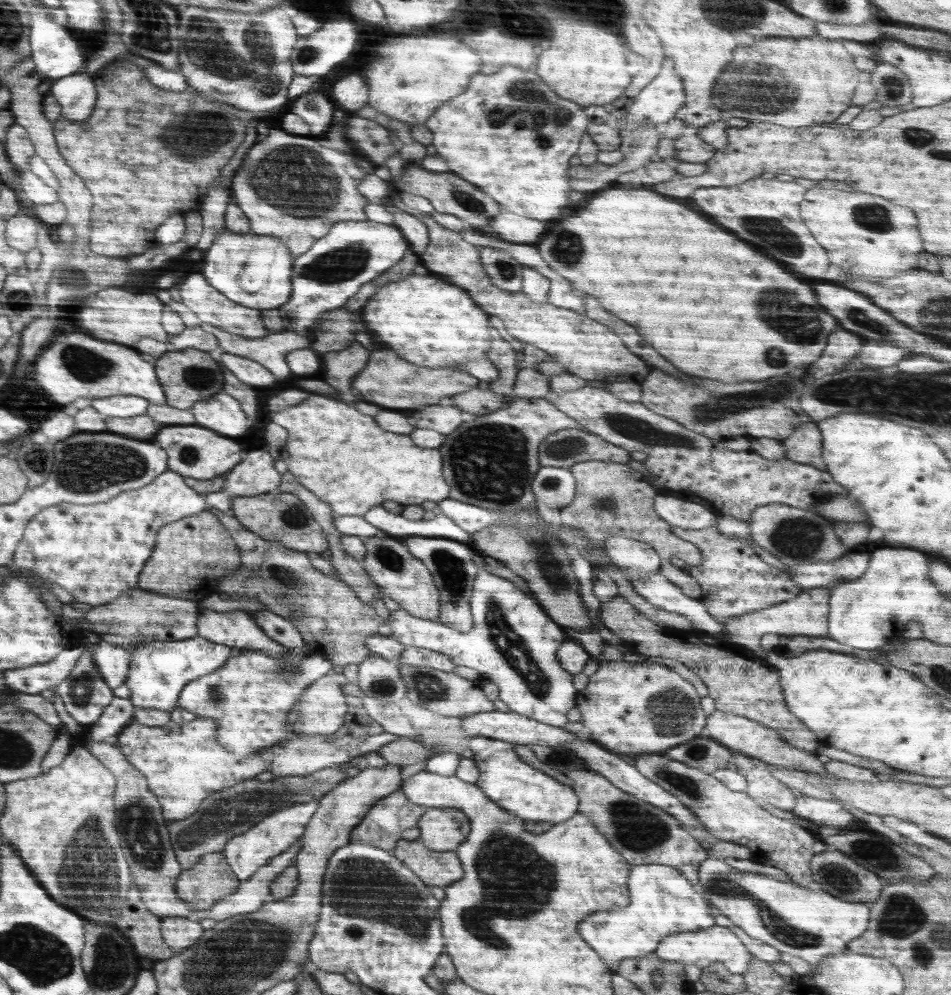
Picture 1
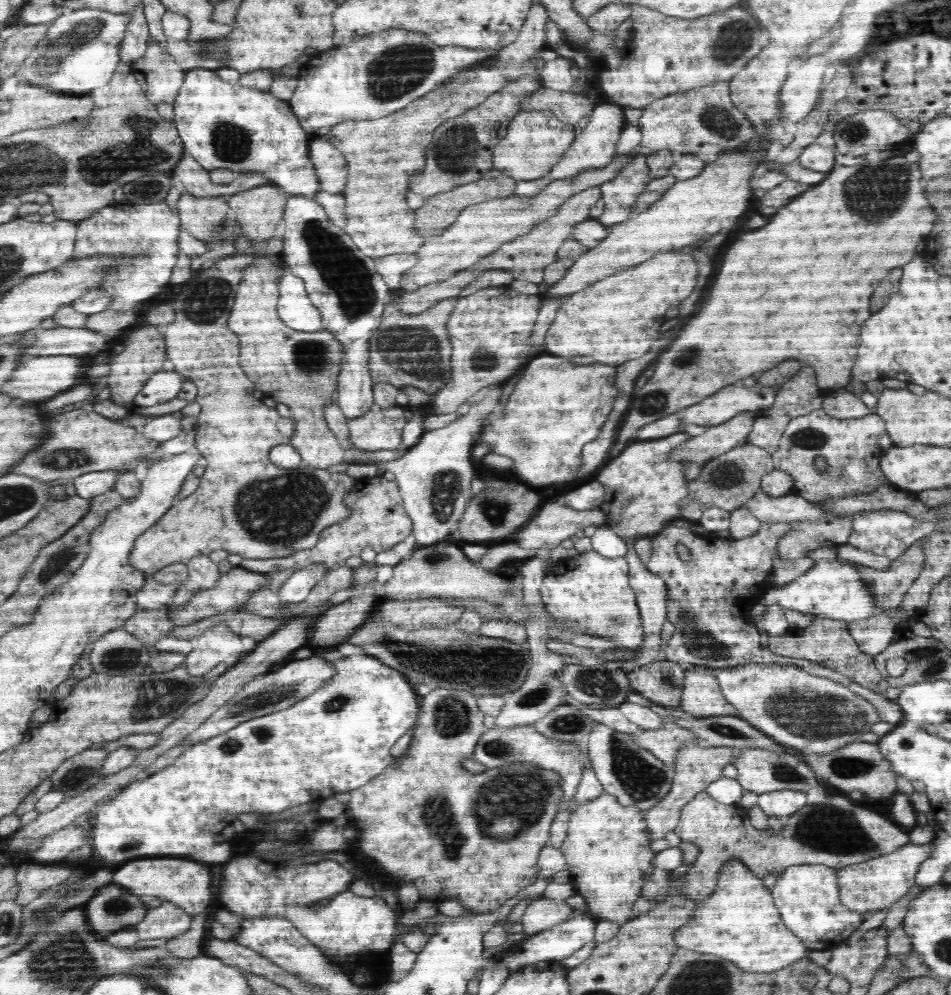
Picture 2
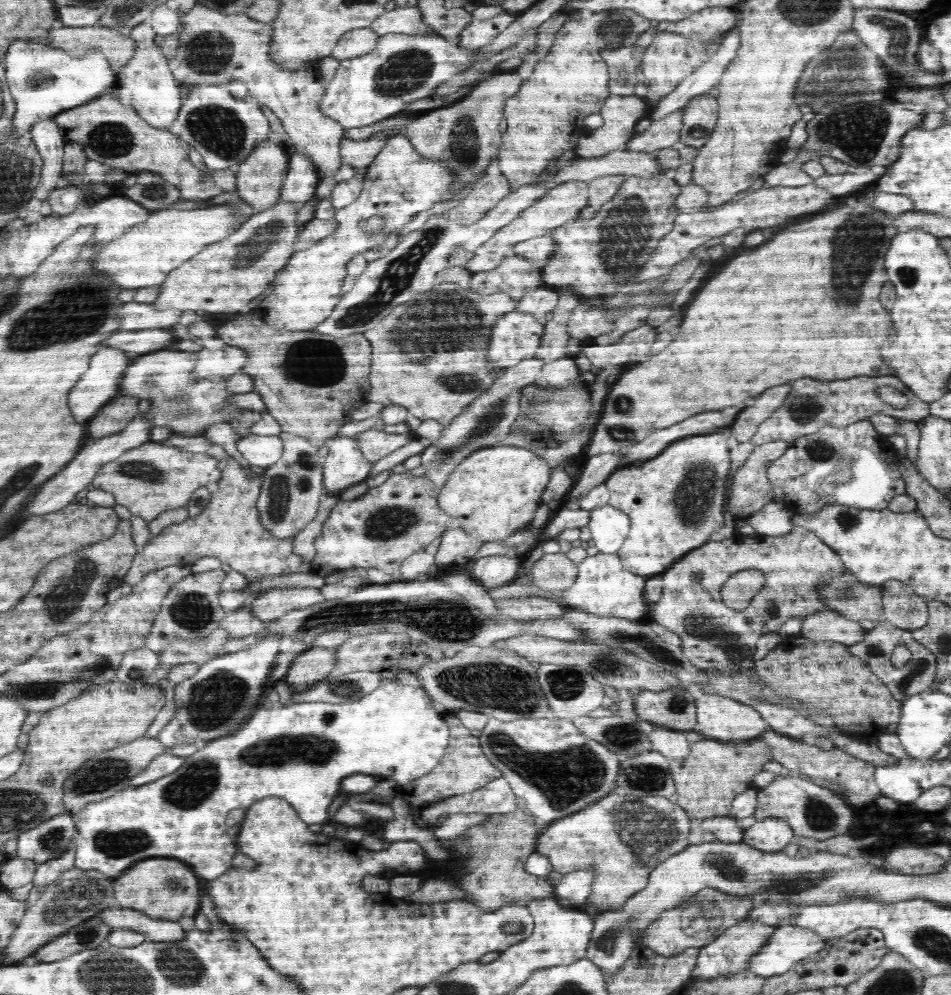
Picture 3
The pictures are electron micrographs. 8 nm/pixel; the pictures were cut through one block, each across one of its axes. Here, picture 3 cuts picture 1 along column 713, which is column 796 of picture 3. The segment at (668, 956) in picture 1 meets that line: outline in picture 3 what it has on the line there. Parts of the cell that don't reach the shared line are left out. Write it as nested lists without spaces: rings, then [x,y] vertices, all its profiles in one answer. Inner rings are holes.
[[[777,927],[764,948],[752,956],[748,969],[761,977],[778,976],[790,971],[796,963],[816,955],[825,946],[825,939],[809,928]]]

